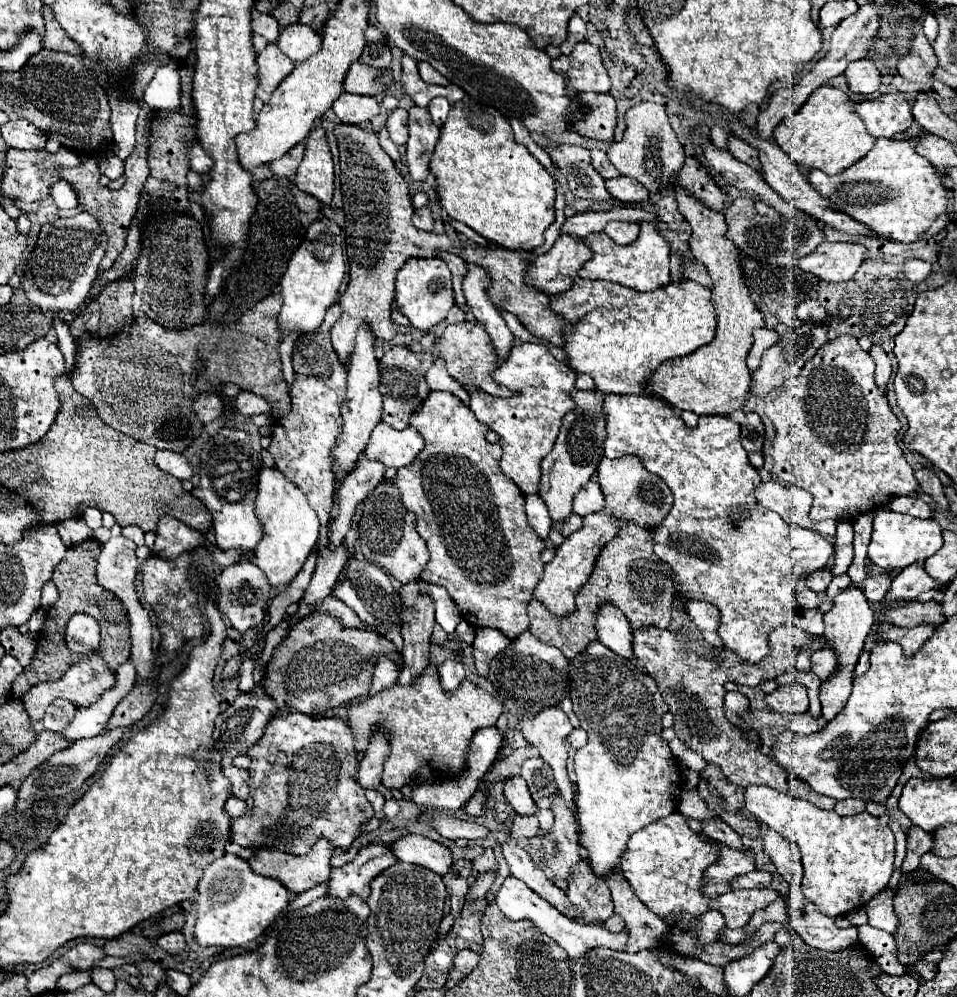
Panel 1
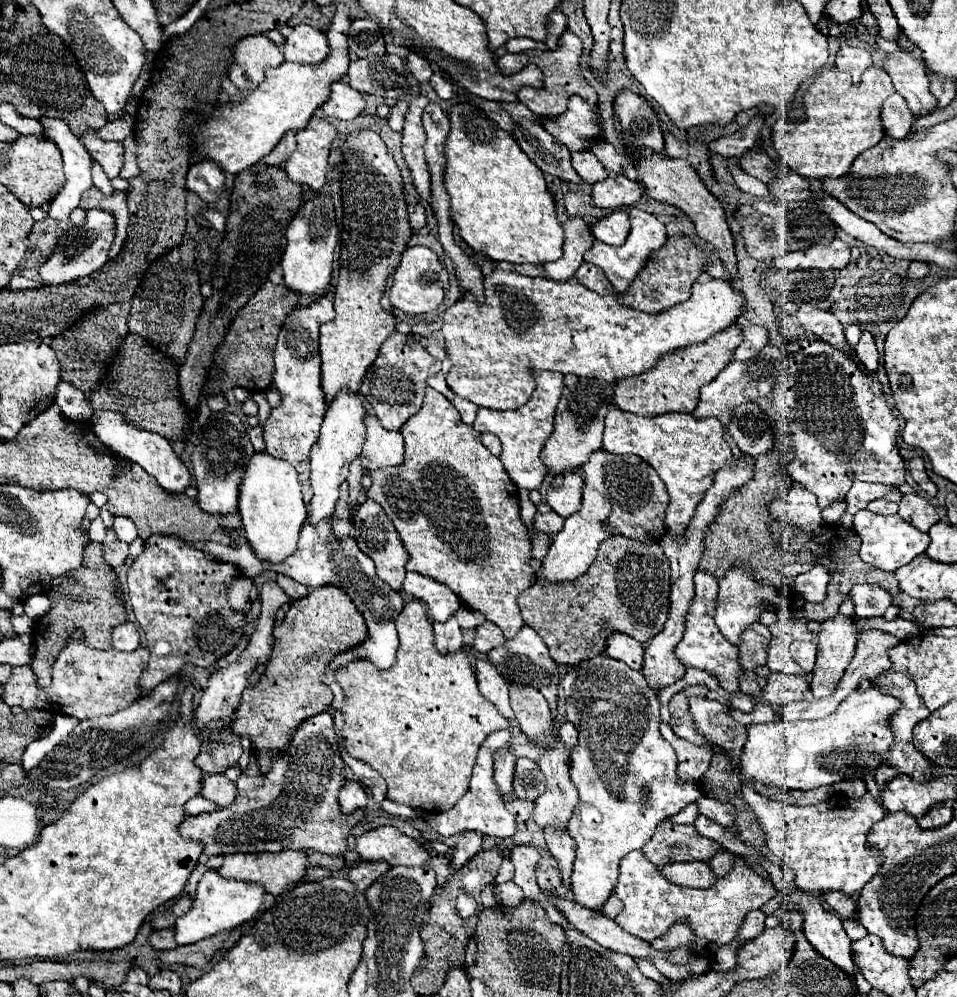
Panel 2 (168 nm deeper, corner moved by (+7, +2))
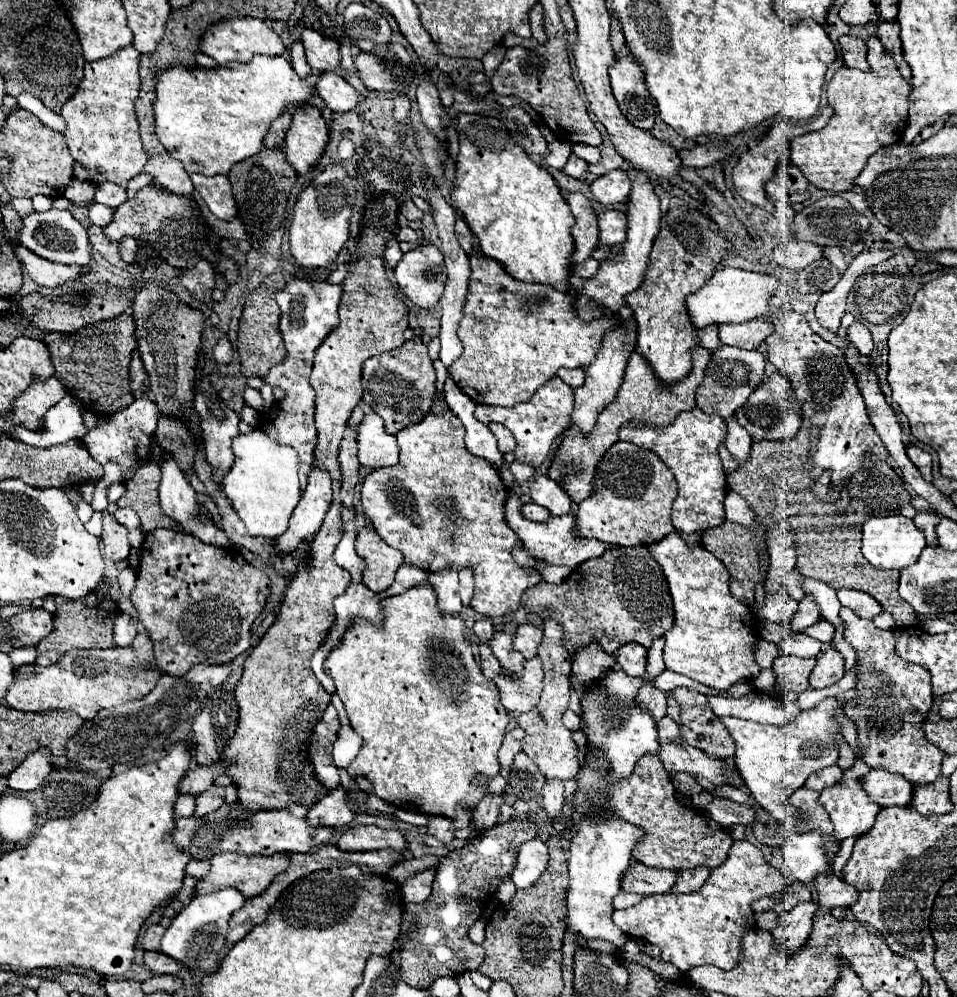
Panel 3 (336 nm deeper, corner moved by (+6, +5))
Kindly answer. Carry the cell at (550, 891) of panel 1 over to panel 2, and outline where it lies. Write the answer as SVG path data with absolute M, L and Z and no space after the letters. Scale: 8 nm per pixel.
M551 889L551 895L557 899L557 909L567 917L567 921L575 927L575 929L579 929L579 931L583 931L587 937L591 937L593 941L597 941L601 947L605 947L605 949L611 949L611 951L617 951L617 953L625 953L625 955L631 955L631 957L637 957L637 959L647 959L647 961L651 961L655 967L657 967L657 971L661 973L661 975L665 975L665 977L669 977L671 981L685 981L685 979L689 979L691 975L703 975L703 973L707 973L711 967L709 967L709 961L707 959L691 959L691 961L687 961L687 965L675 965L675 963L671 963L671 961L667 961L667 953L665 951L657 951L651 943L647 943L647 941L641 941L639 937L633 937L633 935L629 935L627 931L623 931L613 919L609 919L609 917L605 917L603 913L591 913L591 909L583 909L583 905L575 905L571 899L567 899L565 895L559 895L555 889Z

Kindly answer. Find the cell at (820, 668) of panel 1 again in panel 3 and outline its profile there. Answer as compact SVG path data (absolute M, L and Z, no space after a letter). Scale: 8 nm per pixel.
M788 634L780 644L780 654L792 654L800 658L812 658L820 652L822 642L806 634Z

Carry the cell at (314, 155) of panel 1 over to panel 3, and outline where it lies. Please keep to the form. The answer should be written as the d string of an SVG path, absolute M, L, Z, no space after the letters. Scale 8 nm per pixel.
M302 106L292 112L292 126L284 138L284 154L288 164L306 174L310 166L322 156L328 142L328 128L318 108Z

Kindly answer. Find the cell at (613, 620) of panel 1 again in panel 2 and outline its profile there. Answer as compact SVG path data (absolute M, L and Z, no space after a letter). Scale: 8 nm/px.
M611 633L611 637L607 637L605 653L613 659L627 663L631 669L637 669L637 671L643 665L643 645L627 637L625 633Z

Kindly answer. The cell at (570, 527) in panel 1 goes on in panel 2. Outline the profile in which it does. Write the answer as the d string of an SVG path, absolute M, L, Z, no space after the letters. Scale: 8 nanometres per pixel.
M549 511L545 515L535 515L535 527L551 537L555 537L561 531L563 523L565 523L565 519L561 519L555 511Z

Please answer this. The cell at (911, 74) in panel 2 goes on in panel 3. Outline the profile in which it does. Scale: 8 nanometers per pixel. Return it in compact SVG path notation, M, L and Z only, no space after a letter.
M880 22L878 24L878 38L886 46L886 50L894 56L894 60L900 66L900 72L906 80L910 80L910 66L902 56L902 44L900 44L900 24L898 22Z

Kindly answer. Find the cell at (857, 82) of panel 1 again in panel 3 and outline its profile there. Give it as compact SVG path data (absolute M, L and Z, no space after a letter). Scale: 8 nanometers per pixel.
M840 36L840 46L842 46L842 56L844 64L848 68L860 68L860 70L870 70L866 62L866 44L862 38L856 36Z

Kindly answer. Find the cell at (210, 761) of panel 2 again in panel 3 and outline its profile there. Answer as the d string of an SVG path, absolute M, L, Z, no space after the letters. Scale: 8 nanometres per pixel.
M216 762L214 766L198 766L194 770L188 772L188 776L180 782L178 786L178 792L180 794L192 794L192 796L198 796L202 794L212 782L216 776L224 774L224 762Z

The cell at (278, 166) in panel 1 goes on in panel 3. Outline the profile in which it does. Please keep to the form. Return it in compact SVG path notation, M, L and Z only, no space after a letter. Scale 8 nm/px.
M286 110L280 118L276 118L276 122L272 122L272 126L268 128L268 134L264 136L264 146L268 146L268 148L282 146L286 130L290 128L290 118L292 118L292 114Z

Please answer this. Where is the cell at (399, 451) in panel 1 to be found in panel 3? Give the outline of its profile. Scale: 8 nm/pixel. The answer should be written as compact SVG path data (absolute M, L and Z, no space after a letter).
M368 412L358 426L358 460L372 470L398 462L396 436L384 430L384 420L374 412Z

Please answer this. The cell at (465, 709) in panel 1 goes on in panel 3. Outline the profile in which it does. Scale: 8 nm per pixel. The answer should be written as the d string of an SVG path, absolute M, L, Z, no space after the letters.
M430 584L414 586L414 588L406 590L404 594L386 598L386 600L380 602L380 606L382 606L382 616L384 616L382 628L376 628L368 620L356 616L352 620L350 628L346 628L346 632L340 638L338 646L330 652L330 656L324 662L324 670L336 682L336 694L344 702L344 708L348 712L348 718L350 718L350 724L352 724L354 732L360 734L362 740L364 740L358 756L346 768L346 772L350 776L368 778L372 782L372 786L374 786L374 794L378 798L382 798L384 802L396 806L396 808L422 812L422 814L428 814L428 816L446 816L446 818L454 818L456 816L456 806L468 806L468 810L474 812L474 808L478 806L480 798L484 796L484 794L480 794L480 790L476 790L474 778L476 778L476 774L480 774L484 778L494 778L500 772L498 750L502 746L502 738L504 738L506 728L510 724L510 716L508 716L506 708L500 704L496 684L492 680L484 678L480 666L476 664L474 654L472 654L472 646L470 646L470 630L466 628L464 620L460 618L460 614L440 614L438 602L436 602L436 590L432 590Z

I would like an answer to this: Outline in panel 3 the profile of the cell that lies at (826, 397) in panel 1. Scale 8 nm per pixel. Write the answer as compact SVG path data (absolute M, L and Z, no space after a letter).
M784 310L770 316L774 332L766 338L768 360L776 366L778 372L788 376L794 386L796 398L802 402L802 420L804 424L816 424L822 430L818 448L812 456L812 466L828 470L832 474L832 484L836 490L862 468L862 456L866 452L874 454L876 462L888 460L888 452L870 424L870 418L864 408L862 394L854 382L854 374L846 364L844 352L822 340L806 322L806 318L794 310Z

